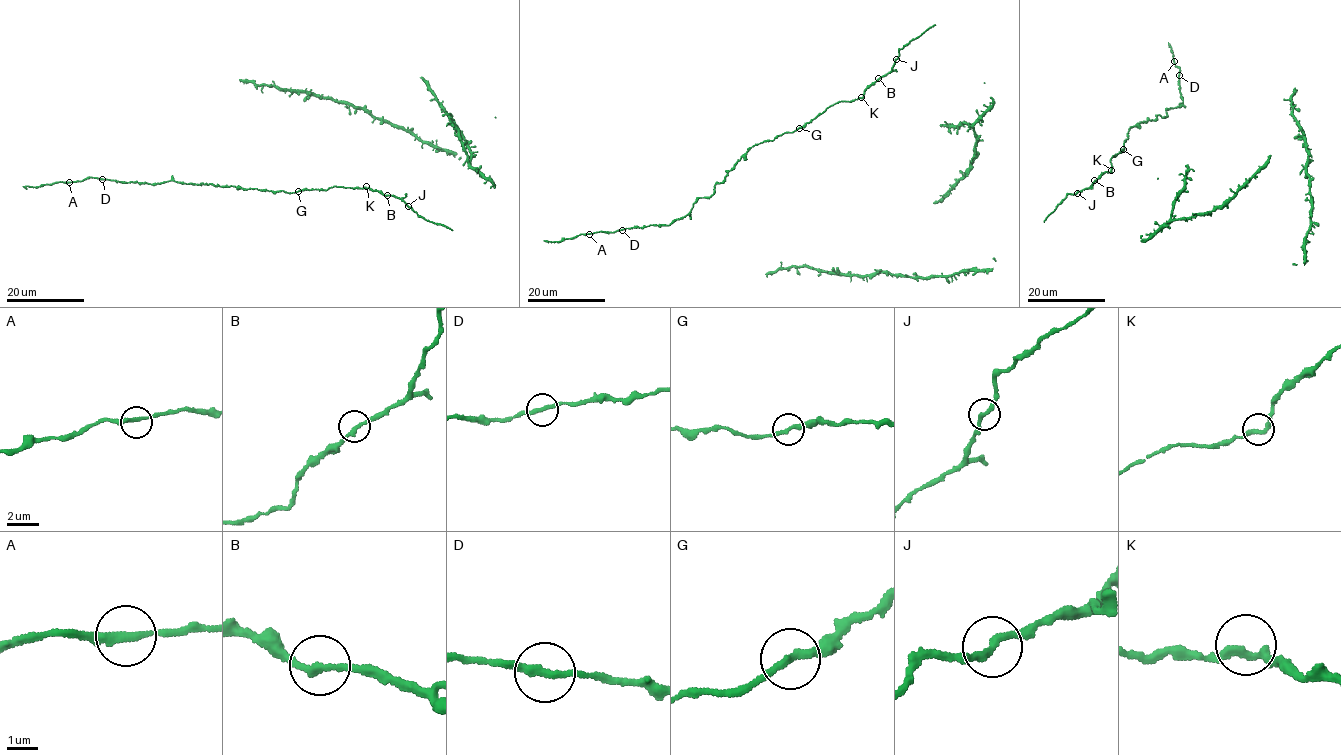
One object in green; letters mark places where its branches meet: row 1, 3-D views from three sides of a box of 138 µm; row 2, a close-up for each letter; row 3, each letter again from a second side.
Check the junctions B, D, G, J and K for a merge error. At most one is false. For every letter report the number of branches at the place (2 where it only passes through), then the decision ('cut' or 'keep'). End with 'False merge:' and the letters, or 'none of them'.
B: branches 2; keep
D: branches 2; cut
G: branches 2; keep
J: branches 2; keep
K: branches 2; keep
False merge: D

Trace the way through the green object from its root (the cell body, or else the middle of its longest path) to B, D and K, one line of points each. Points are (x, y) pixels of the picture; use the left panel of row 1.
B: (407, 196), (387, 195)
D: (407, 196), (385, 195), (368, 187), (334, 186), (285, 193), (172, 180), (151, 184), (102, 179)
K: (407, 196), (385, 195), (366, 186)

